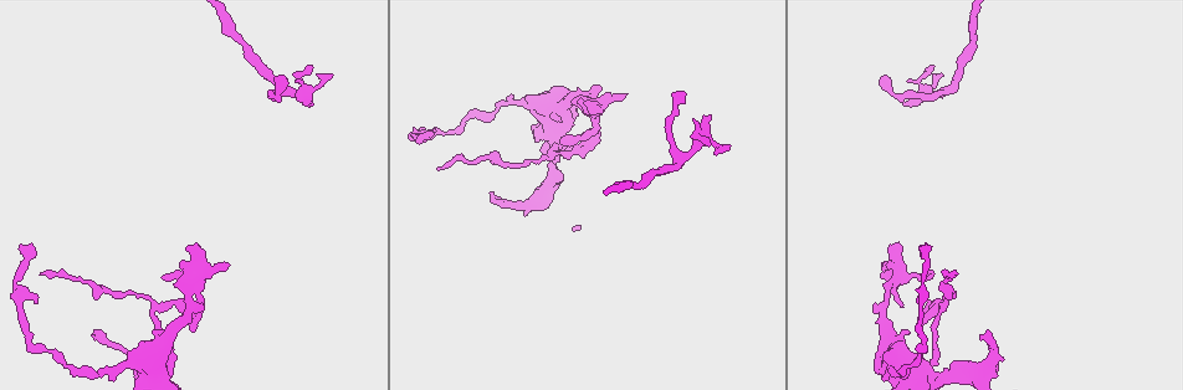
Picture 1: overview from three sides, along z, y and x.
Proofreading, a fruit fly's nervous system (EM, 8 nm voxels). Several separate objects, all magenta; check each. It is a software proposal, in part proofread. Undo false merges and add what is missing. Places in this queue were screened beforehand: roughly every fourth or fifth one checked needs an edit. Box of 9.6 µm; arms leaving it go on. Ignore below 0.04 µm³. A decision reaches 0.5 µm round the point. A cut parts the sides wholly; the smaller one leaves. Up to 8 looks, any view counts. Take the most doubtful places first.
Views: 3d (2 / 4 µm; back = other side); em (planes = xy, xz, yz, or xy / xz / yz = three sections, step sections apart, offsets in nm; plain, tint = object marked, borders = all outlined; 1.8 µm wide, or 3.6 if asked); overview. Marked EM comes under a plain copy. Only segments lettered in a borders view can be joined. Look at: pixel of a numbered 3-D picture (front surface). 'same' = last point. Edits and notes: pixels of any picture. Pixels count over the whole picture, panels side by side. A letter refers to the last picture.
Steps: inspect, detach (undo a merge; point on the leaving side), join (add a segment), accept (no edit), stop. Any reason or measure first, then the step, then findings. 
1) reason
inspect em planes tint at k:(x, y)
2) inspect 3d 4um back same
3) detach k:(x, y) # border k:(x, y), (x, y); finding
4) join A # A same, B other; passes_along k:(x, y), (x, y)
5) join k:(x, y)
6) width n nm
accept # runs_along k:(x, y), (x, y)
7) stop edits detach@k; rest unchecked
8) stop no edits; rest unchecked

an open end
inspect em 3.6um planes borders at 1:(313, 103)

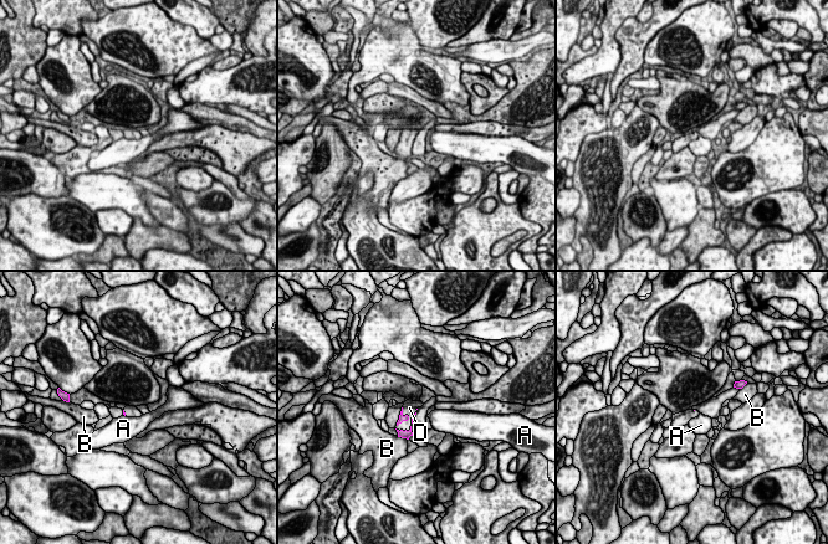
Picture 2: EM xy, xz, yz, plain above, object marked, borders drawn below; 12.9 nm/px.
join D # A other, B other, D same; passes_along 2:(402, 417), (407, 420), (409, 408); it goes on there

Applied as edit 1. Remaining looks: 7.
thin end
inspect em xz step 16 borders at 1:(35, 302)

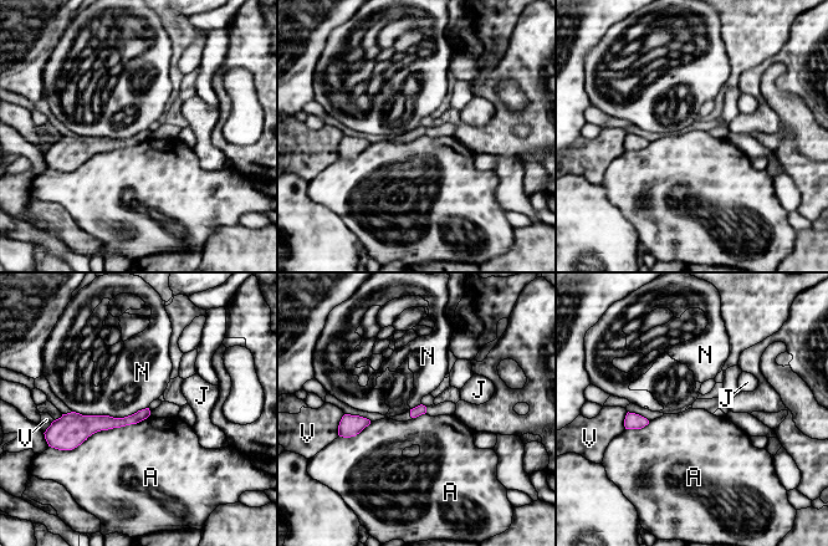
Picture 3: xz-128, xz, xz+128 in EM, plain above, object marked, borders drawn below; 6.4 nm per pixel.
cut it another way
inspect em planes borders same

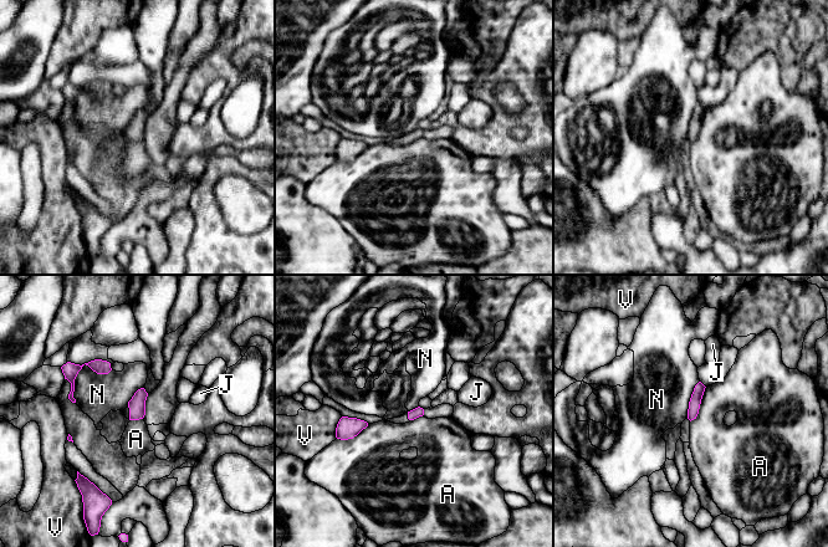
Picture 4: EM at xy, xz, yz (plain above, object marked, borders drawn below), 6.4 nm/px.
longest_contact N 340 nm
accept # A other, J other, N other, V other; border 4:(706, 387), (699, 413), (690, 422); none of them fits

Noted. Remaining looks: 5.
inspect 3d 2um at 1:(560, 143)

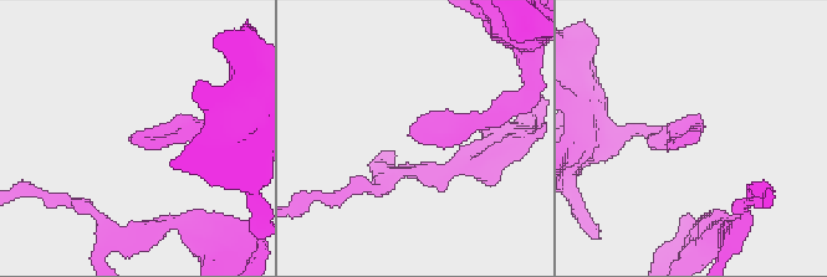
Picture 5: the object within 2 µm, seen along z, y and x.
inspect em planes tint at 5:(414, 141)

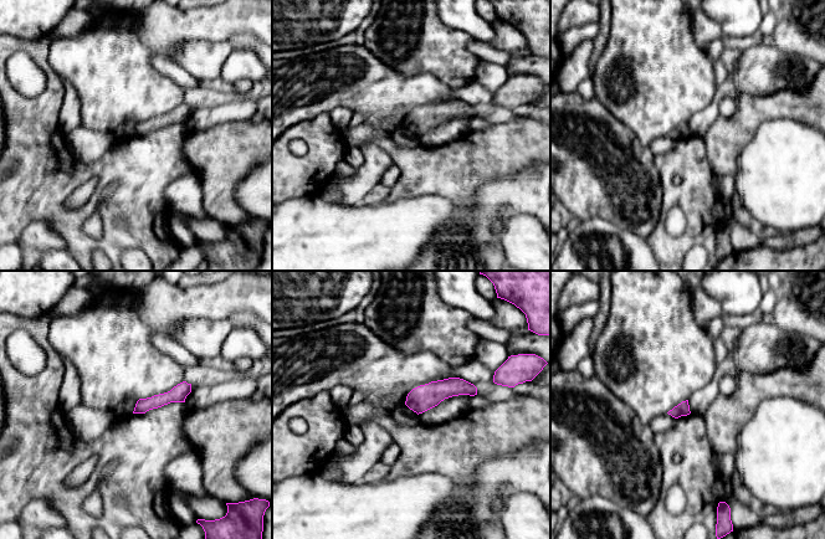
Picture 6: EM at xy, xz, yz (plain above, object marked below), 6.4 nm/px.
inspect em planes borders same

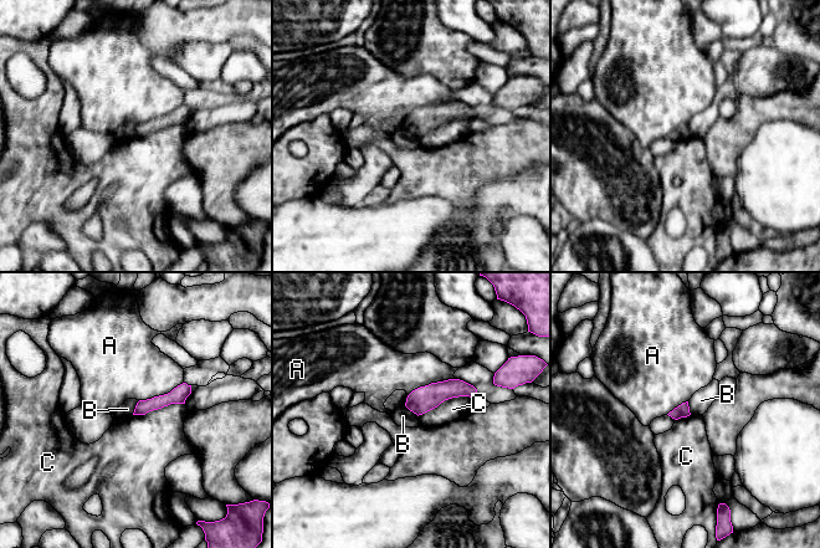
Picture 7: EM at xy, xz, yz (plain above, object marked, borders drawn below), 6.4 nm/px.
width 90 nm
accept # A other, B other, C other; border 7:(139, 400), (132, 414); no lettered segment goes on from it

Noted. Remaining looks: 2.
stop edits join@2; rest unchecked

